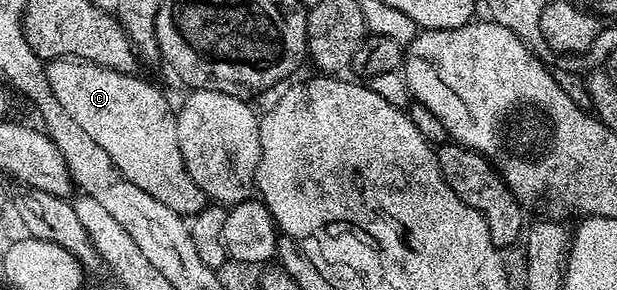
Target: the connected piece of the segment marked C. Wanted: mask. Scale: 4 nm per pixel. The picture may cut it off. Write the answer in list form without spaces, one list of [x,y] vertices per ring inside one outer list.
[[[76,58],[53,59],[47,65],[46,75],[52,92],[56,92],[56,100],[112,156],[112,164],[136,188],[144,188],[148,196],[156,196],[160,204],[168,204],[172,212],[183,216],[196,215],[207,205],[206,194],[188,176],[180,152],[175,107],[170,107],[169,100],[152,83],[134,74],[122,74]]]

